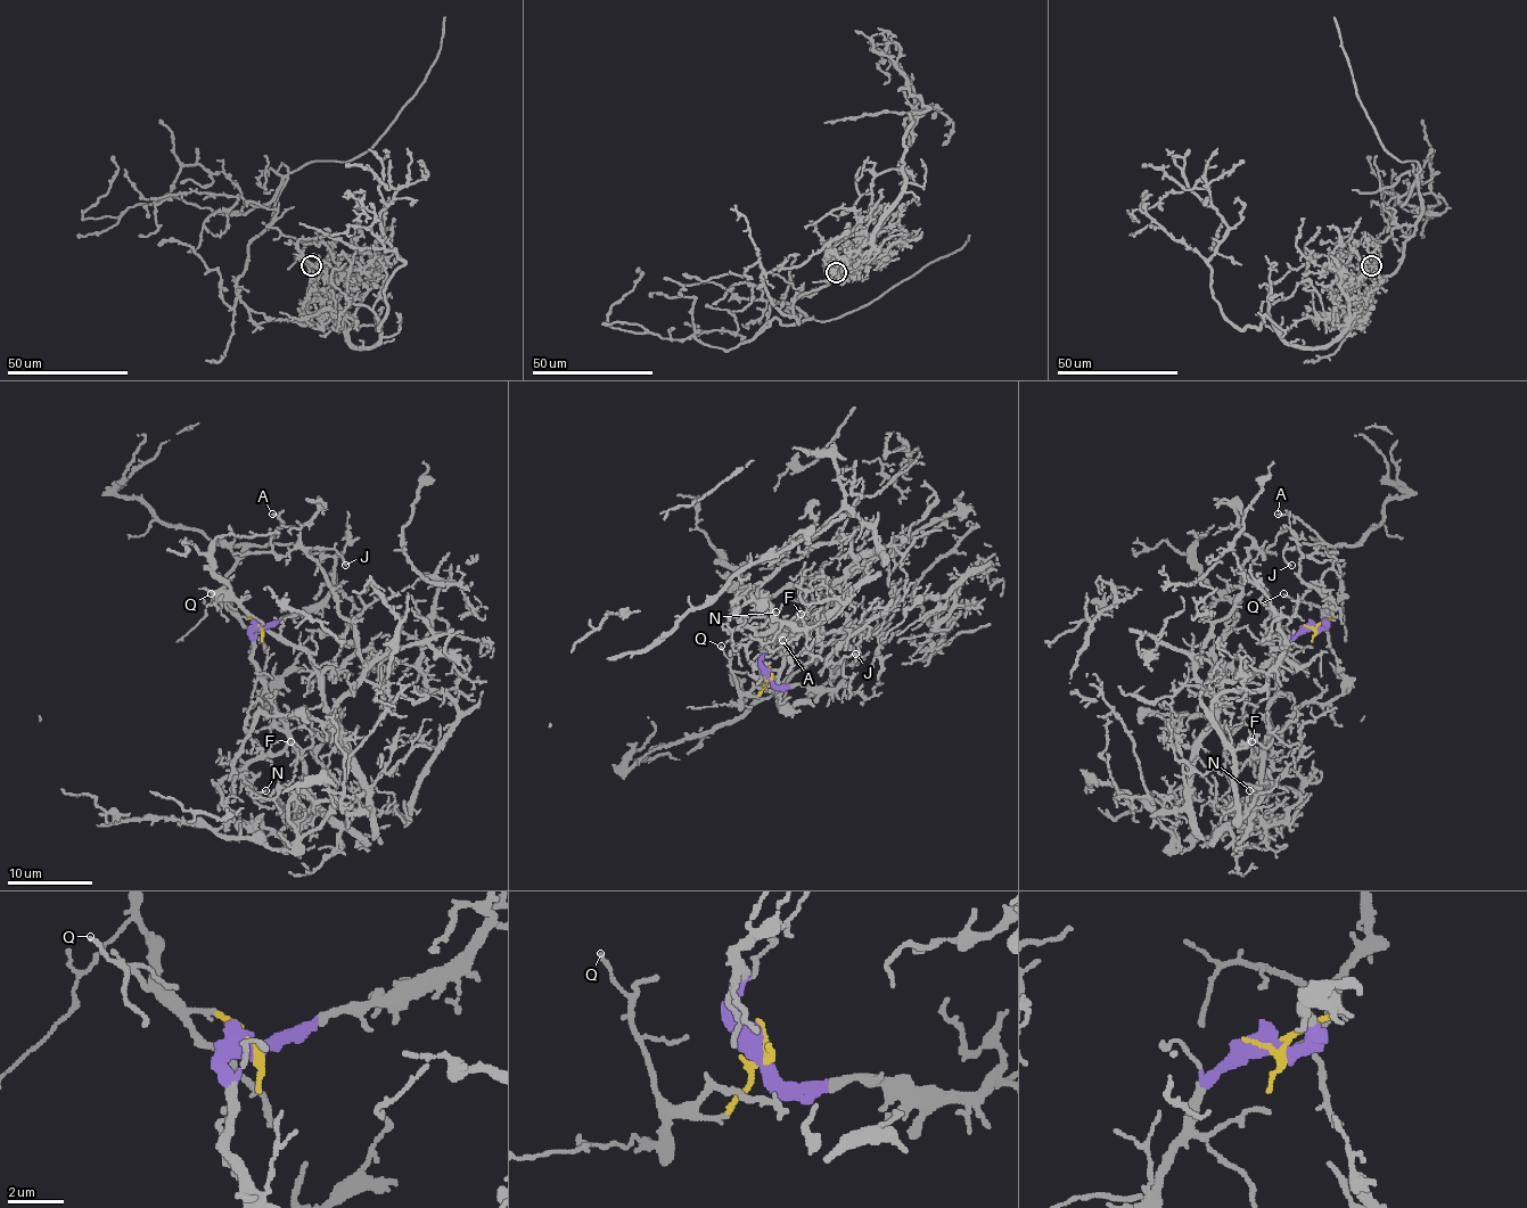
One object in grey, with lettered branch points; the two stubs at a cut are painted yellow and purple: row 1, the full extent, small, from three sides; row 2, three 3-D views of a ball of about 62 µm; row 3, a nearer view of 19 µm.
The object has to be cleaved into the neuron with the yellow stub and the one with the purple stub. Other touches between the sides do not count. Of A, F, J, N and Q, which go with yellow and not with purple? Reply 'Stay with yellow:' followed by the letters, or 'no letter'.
Stay with yellow: A, J, Q

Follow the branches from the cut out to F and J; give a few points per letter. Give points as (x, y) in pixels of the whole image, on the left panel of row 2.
F: (260, 629), (253, 630), (253, 658), (264, 691), (287, 730), (289, 745), (302, 757), (292, 740)
J: (260, 629), (253, 619), (234, 609), (226, 590), (226, 573), (251, 545), (285, 543), (329, 548), (344, 565)

